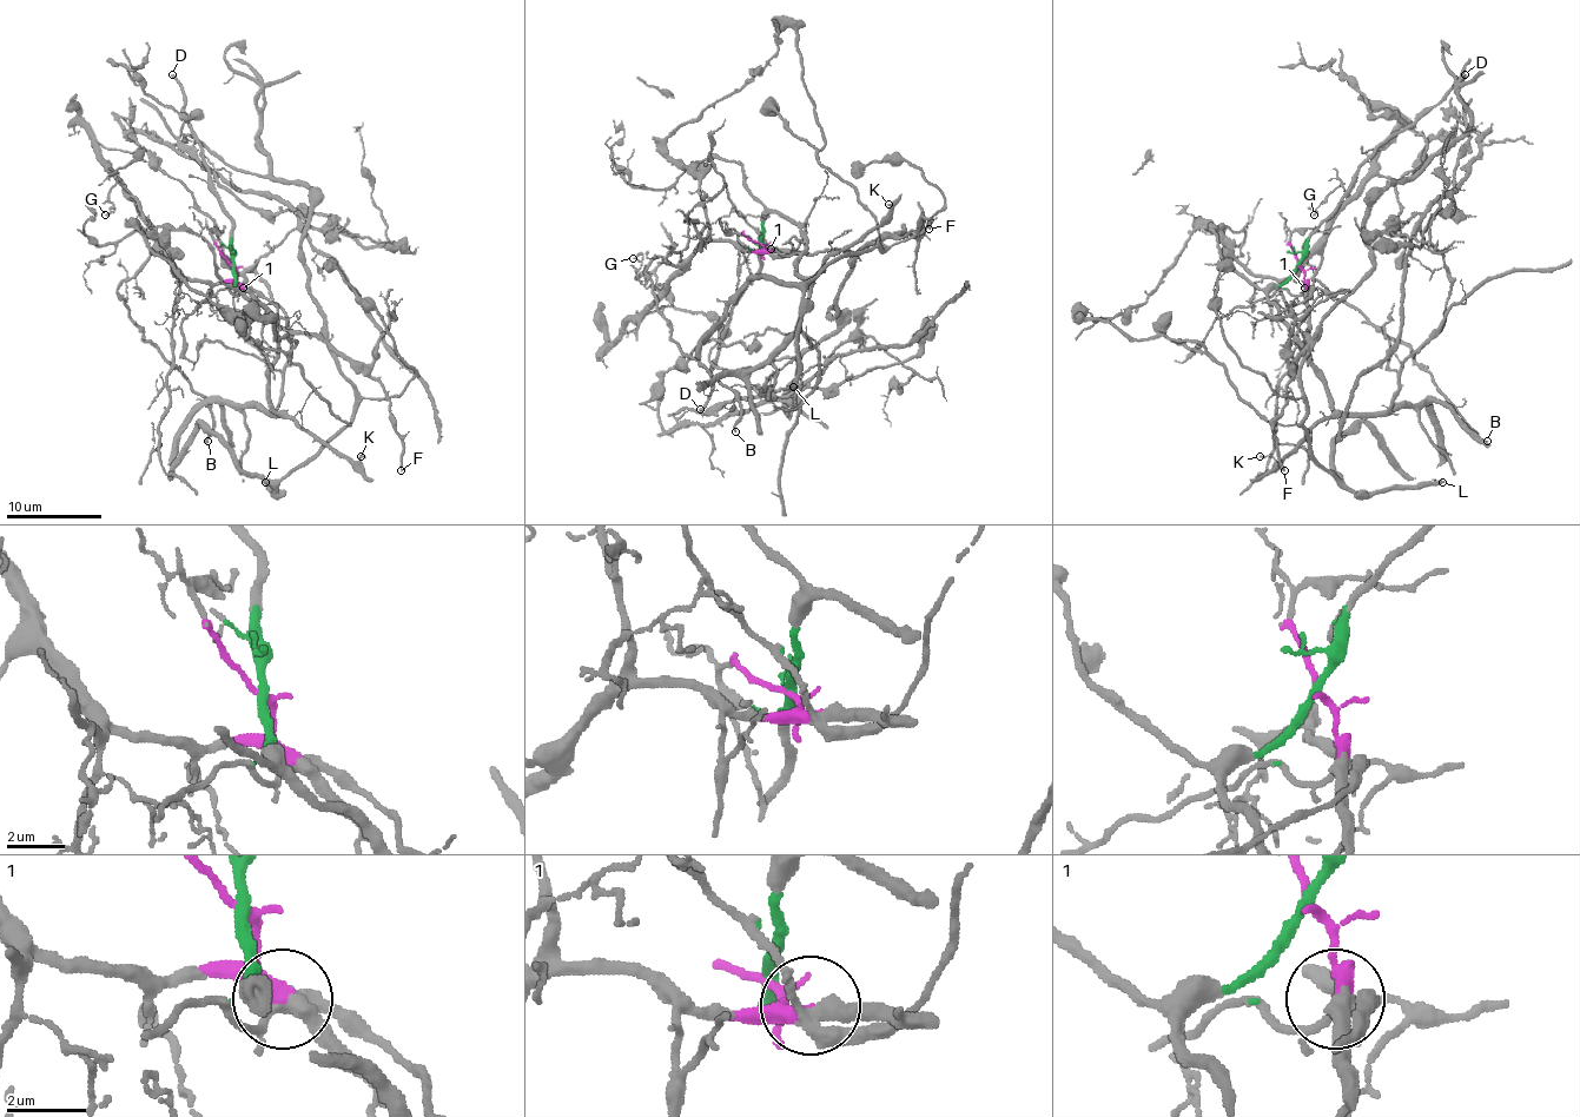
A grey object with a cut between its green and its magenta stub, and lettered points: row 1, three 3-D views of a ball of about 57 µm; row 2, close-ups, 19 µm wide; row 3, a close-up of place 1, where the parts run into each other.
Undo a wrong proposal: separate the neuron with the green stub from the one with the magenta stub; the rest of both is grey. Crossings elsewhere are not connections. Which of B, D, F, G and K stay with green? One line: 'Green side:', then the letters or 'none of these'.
Green side: D, K

